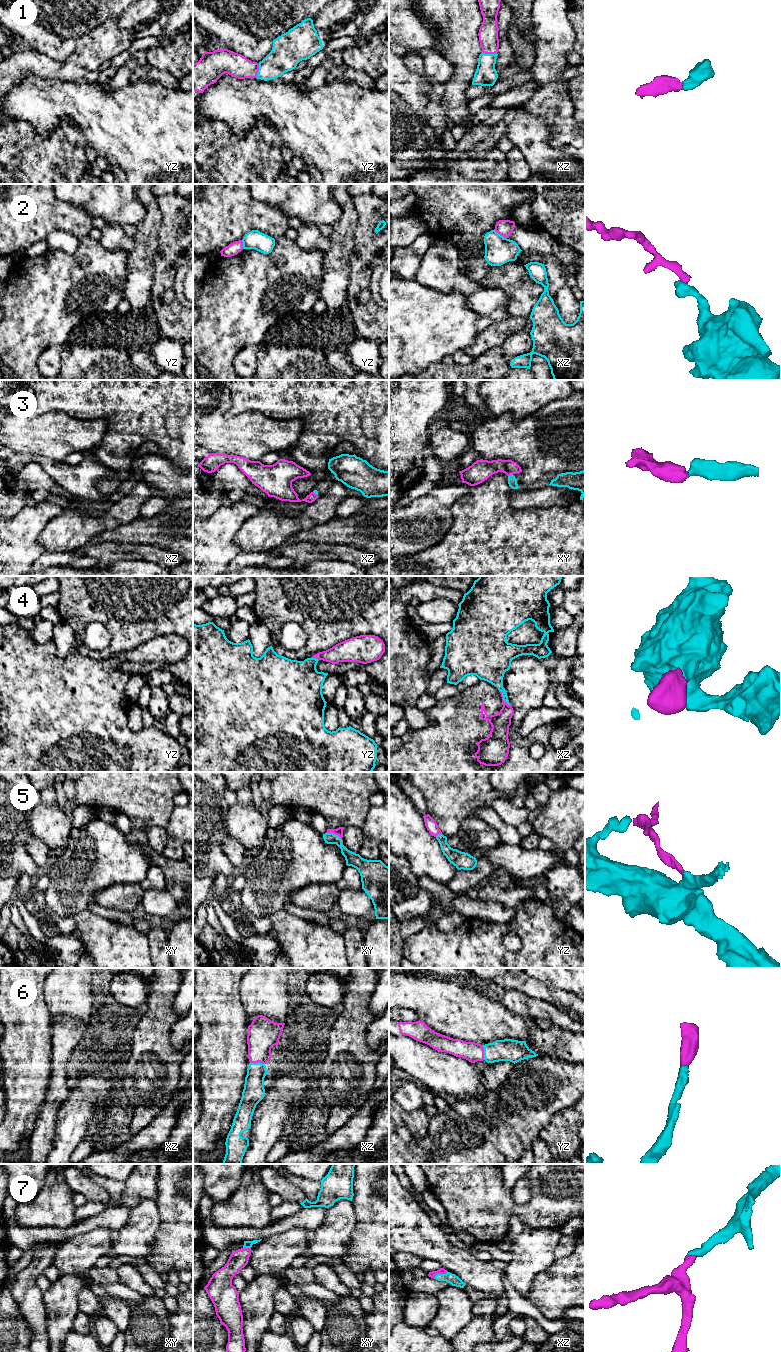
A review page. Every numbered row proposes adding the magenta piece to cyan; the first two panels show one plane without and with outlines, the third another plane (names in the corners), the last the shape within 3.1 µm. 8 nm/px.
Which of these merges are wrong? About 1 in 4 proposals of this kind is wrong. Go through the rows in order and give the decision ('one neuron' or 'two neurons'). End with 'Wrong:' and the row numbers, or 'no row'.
1: one neuron
2: two neurons
3: one neuron
4: one neuron
5: one neuron
6: one neuron
7: one neuron
Wrong: 2

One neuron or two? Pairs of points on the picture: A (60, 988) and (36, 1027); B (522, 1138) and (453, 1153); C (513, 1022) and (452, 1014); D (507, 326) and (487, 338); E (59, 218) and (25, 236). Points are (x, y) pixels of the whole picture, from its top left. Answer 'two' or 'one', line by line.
A: two
B: one
C: one
D: one
E: one

